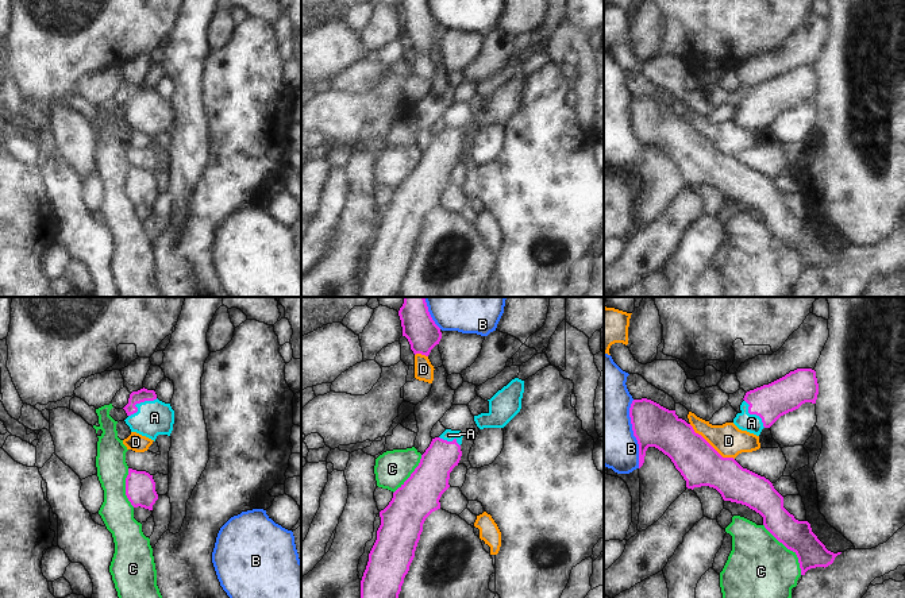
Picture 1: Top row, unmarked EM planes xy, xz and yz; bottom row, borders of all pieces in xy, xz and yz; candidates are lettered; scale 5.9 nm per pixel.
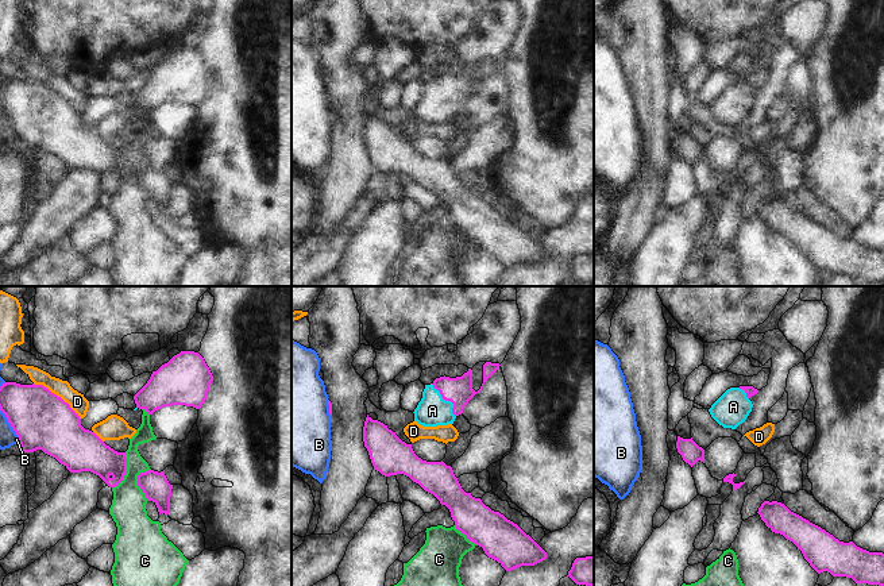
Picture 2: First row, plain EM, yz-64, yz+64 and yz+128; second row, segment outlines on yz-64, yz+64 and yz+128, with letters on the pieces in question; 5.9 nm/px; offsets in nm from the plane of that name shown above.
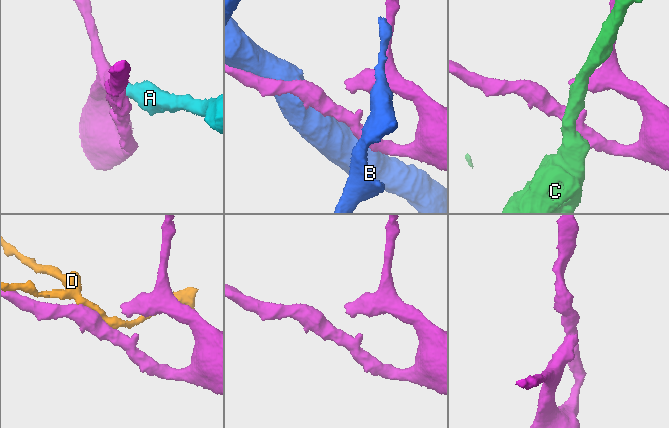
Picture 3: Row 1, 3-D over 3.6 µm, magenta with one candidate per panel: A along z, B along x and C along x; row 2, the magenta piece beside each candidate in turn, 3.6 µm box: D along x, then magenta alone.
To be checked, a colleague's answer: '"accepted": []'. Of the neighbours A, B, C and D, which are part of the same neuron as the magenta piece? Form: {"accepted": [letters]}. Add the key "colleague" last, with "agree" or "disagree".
{"accepted": ["A"], "colleague": "disagree"}

